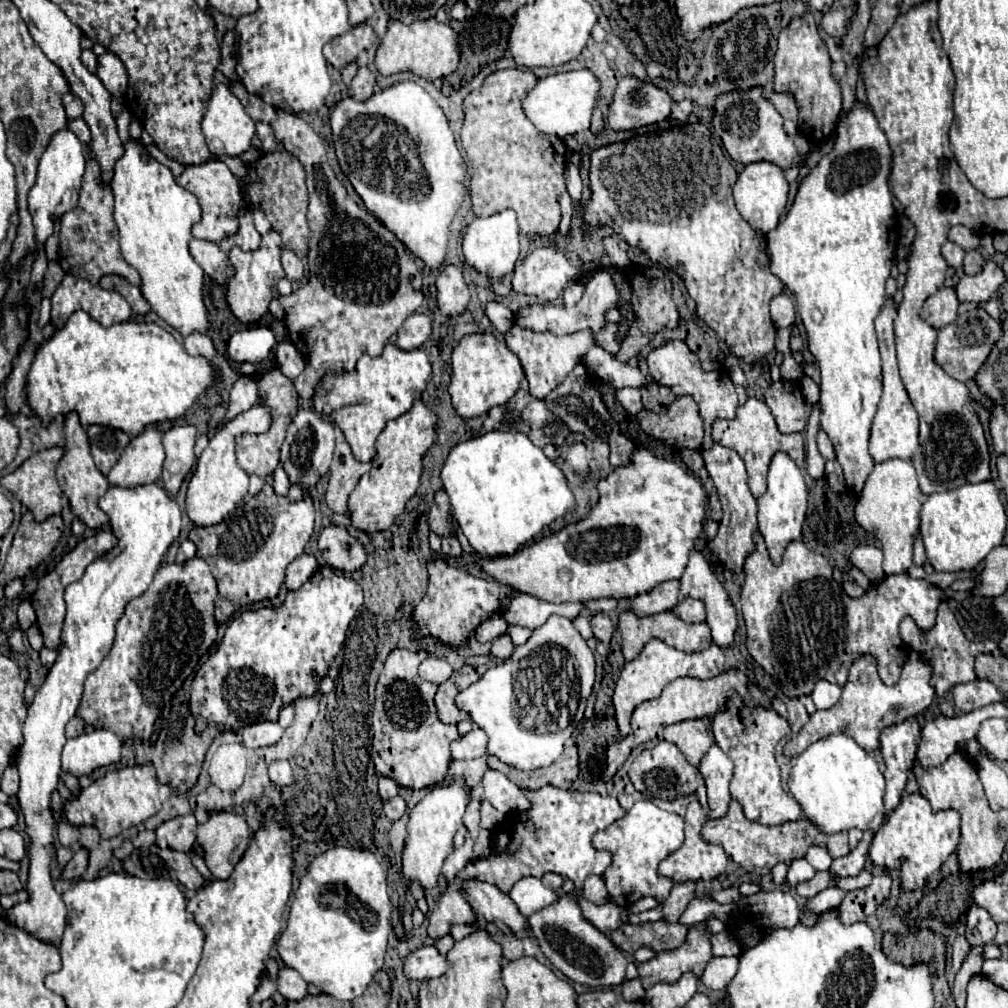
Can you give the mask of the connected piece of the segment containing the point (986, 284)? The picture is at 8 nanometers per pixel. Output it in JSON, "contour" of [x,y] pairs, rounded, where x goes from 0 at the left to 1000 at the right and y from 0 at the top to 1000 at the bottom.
{"contour":[[[977,260],[975,268],[967,274],[955,274],[947,286],[951,300],[967,300],[967,302],[975,302],[979,300],[989,288],[991,284],[997,280],[997,272],[993,268],[993,264],[989,264],[987,260]]]}

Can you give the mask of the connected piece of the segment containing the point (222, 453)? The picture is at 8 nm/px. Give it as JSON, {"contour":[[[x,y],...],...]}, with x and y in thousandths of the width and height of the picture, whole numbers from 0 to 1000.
{"contour":[[[257,399],[231,415],[219,429],[215,429],[213,435],[207,437],[207,442],[201,446],[195,464],[188,476],[186,486],[186,512],[191,516],[193,522],[211,522],[217,520],[227,508],[233,506],[233,502],[241,496],[247,482],[247,470],[237,464],[233,454],[233,435],[243,429],[263,429],[269,421],[269,409],[267,405],[259,403]]]}

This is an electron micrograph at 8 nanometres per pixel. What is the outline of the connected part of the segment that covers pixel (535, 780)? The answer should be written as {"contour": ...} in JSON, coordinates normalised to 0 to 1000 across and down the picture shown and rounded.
{"contour":[[[564,736],[563,742],[557,748],[557,752],[543,762],[533,762],[533,764],[527,764],[527,766],[519,766],[519,764],[513,764],[509,760],[499,758],[493,750],[485,750],[483,758],[485,758],[485,762],[499,766],[515,782],[523,782],[523,784],[537,782],[541,778],[564,784],[574,770],[574,748],[572,748],[572,740],[568,736]]]}

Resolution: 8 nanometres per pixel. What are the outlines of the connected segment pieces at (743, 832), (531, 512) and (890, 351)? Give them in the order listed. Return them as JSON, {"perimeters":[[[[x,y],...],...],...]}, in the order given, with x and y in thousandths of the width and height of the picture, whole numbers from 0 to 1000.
{"perimeters":[[[[725,794],[723,806],[717,812],[711,813],[701,813],[697,823],[695,823],[697,831],[705,837],[713,837],[717,839],[717,843],[741,865],[749,867],[749,869],[757,869],[761,867],[771,855],[779,855],[785,857],[789,851],[797,851],[801,841],[811,837],[811,839],[822,839],[822,847],[826,851],[838,849],[842,847],[842,837],[840,837],[840,825],[830,825],[830,827],[818,827],[814,825],[805,813],[789,813],[789,815],[779,815],[773,819],[755,819],[751,815],[745,815],[739,812],[737,802],[731,794]]],[[[483,429],[481,433],[453,440],[438,466],[438,476],[447,496],[449,514],[455,518],[459,530],[475,552],[511,550],[541,522],[568,504],[568,490],[559,468],[537,448],[537,444],[523,433],[517,433],[517,429]]],[[[882,298],[874,312],[868,317],[870,325],[870,337],[872,337],[872,349],[874,349],[874,363],[876,363],[876,393],[874,401],[870,405],[864,435],[862,435],[862,450],[868,458],[878,458],[884,454],[896,454],[902,456],[912,442],[912,413],[908,403],[902,397],[902,391],[892,375],[890,355],[888,355],[888,337],[886,337],[886,315],[888,315],[888,304]]]]}

